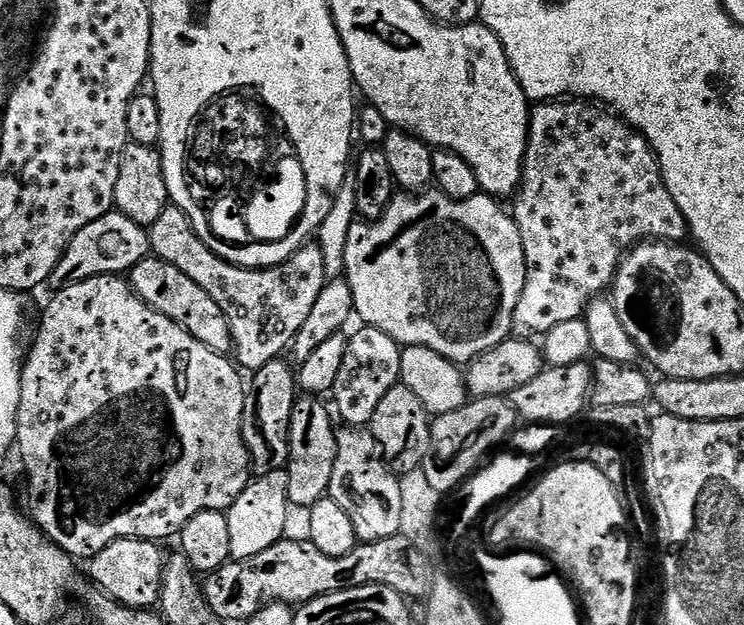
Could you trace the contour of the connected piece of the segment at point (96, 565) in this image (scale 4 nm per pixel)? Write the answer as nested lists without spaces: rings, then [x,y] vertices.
[[[115,540],[113,544],[108,544],[90,560],[95,587],[131,608],[151,609],[159,605],[166,563],[165,553],[160,553],[160,548],[159,543],[151,540]]]

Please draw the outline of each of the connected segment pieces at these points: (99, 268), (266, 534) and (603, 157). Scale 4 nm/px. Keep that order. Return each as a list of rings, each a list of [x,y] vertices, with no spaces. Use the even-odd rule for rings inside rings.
[[[115,210],[102,218],[90,222],[83,230],[78,230],[70,246],[62,254],[58,266],[54,270],[50,284],[59,290],[67,284],[76,284],[87,276],[114,276],[128,274],[138,262],[148,259],[148,228],[143,224],[126,218],[126,214]]]
[[[275,468],[273,472],[257,475],[252,483],[238,494],[238,498],[227,510],[230,522],[230,554],[234,560],[254,558],[262,550],[270,550],[279,540],[285,539],[288,528],[288,491],[290,482],[284,468]]]
[[[561,98],[545,100],[531,109],[528,117],[528,145],[524,155],[524,173],[520,179],[520,187],[514,193],[516,208],[511,209],[513,220],[518,226],[518,234],[522,234],[522,250],[526,258],[526,286],[522,290],[522,298],[518,298],[518,306],[514,309],[515,331],[524,338],[540,338],[558,326],[558,322],[579,320],[587,313],[591,301],[601,295],[600,292],[609,287],[616,279],[616,271],[620,261],[624,259],[629,248],[635,248],[641,242],[667,240],[680,242],[689,235],[688,223],[684,220],[682,210],[678,210],[678,202],[666,190],[666,182],[660,173],[660,163],[650,146],[650,142],[642,133],[632,128],[615,112],[588,98]]]

